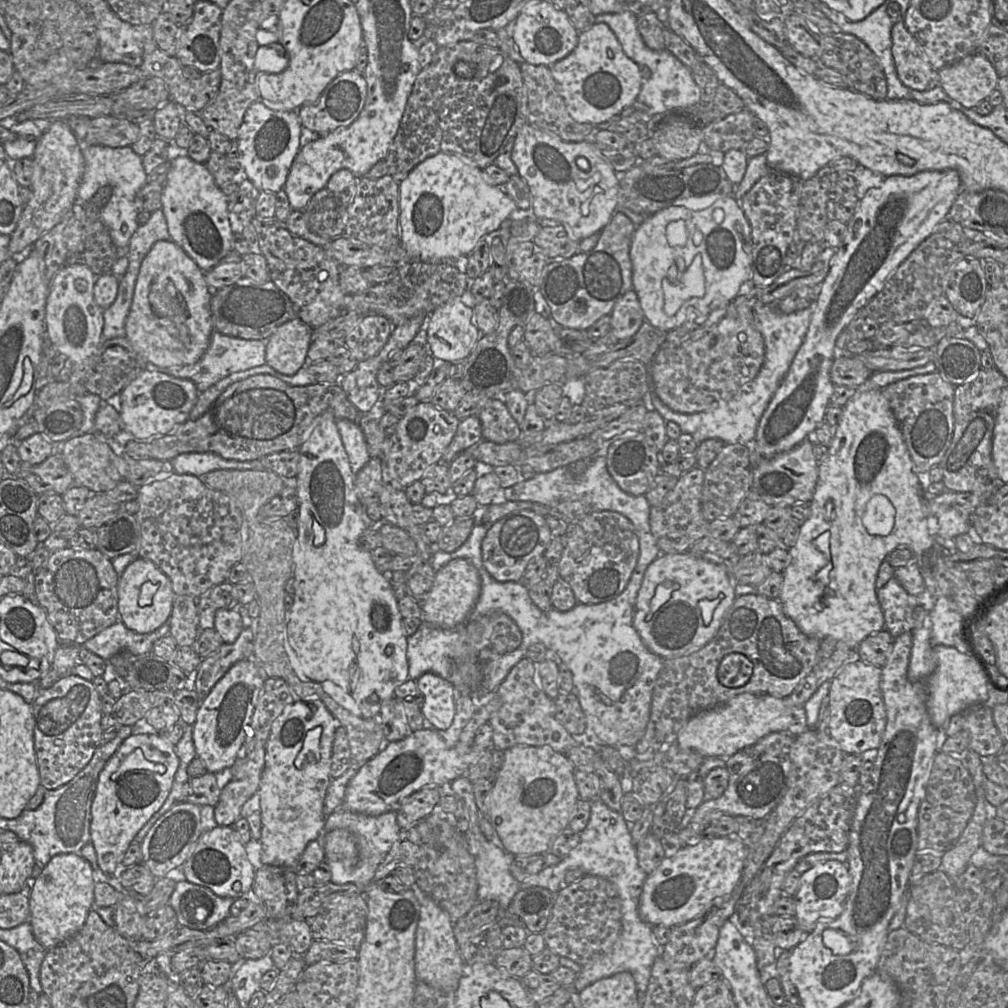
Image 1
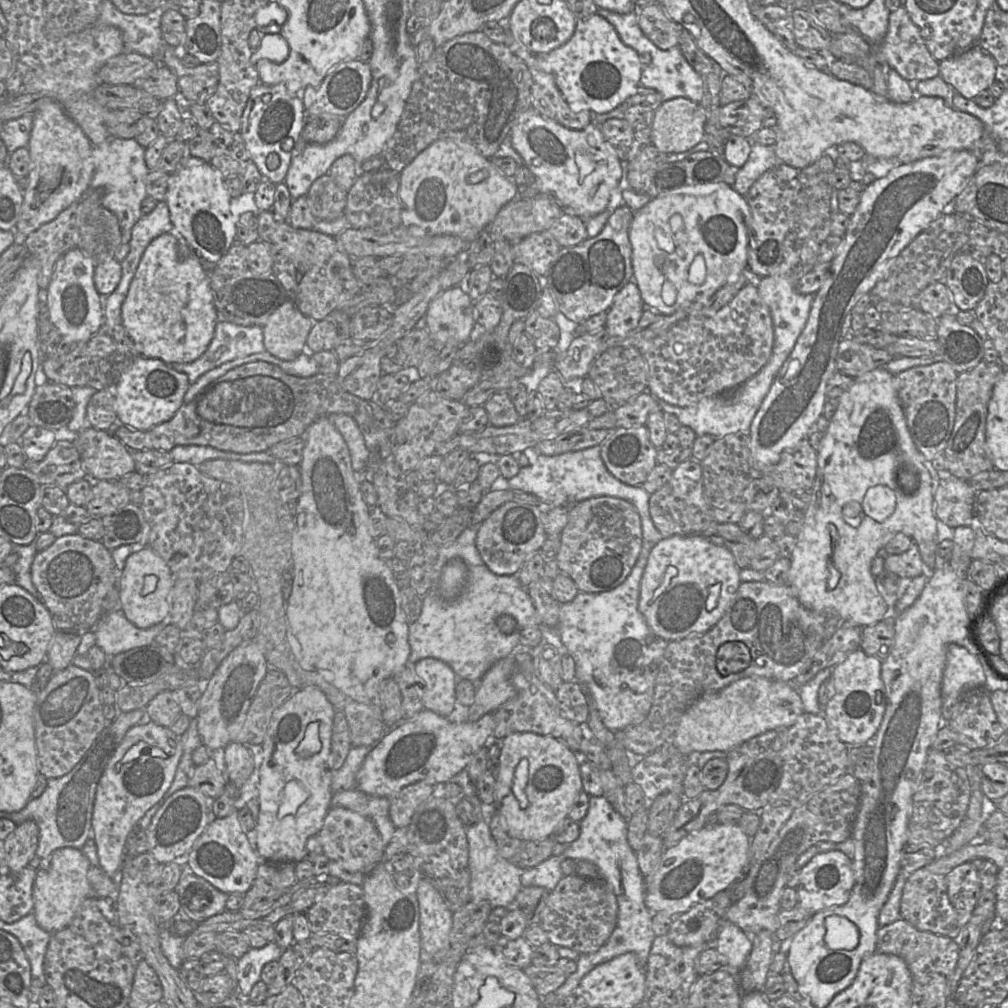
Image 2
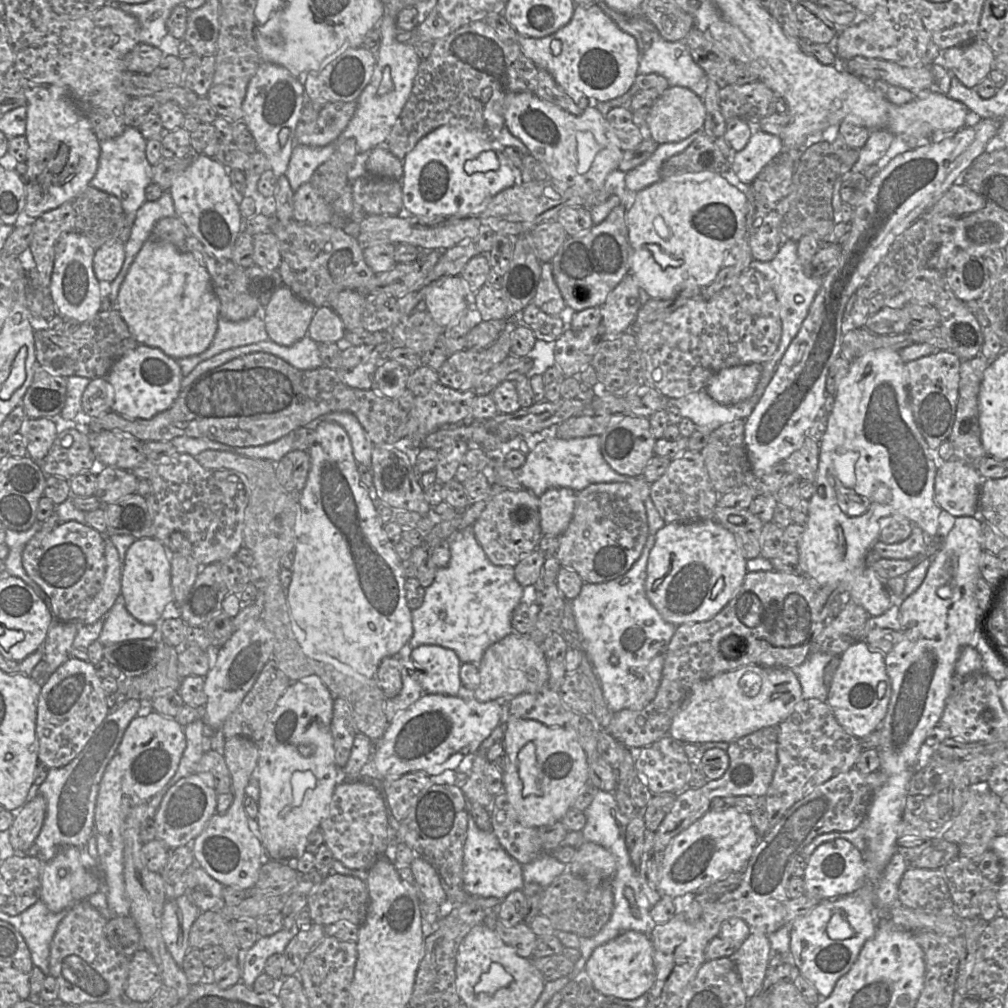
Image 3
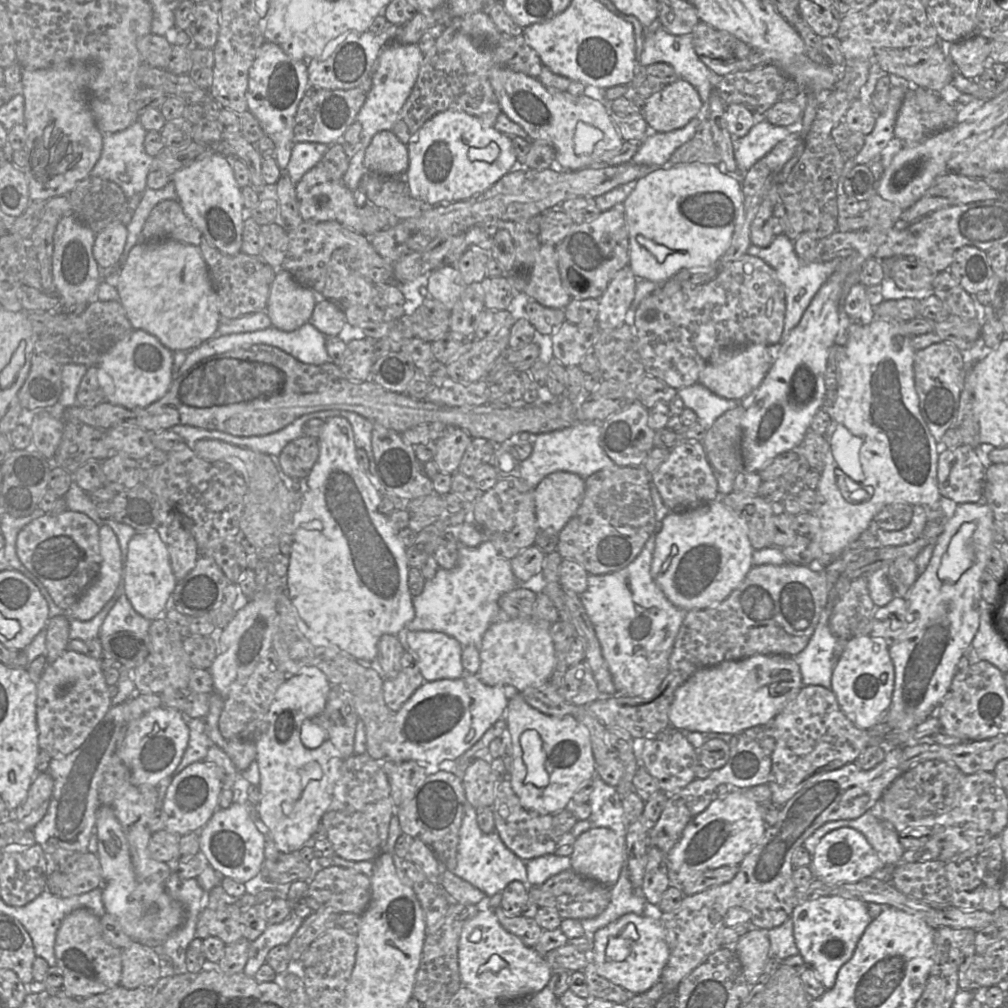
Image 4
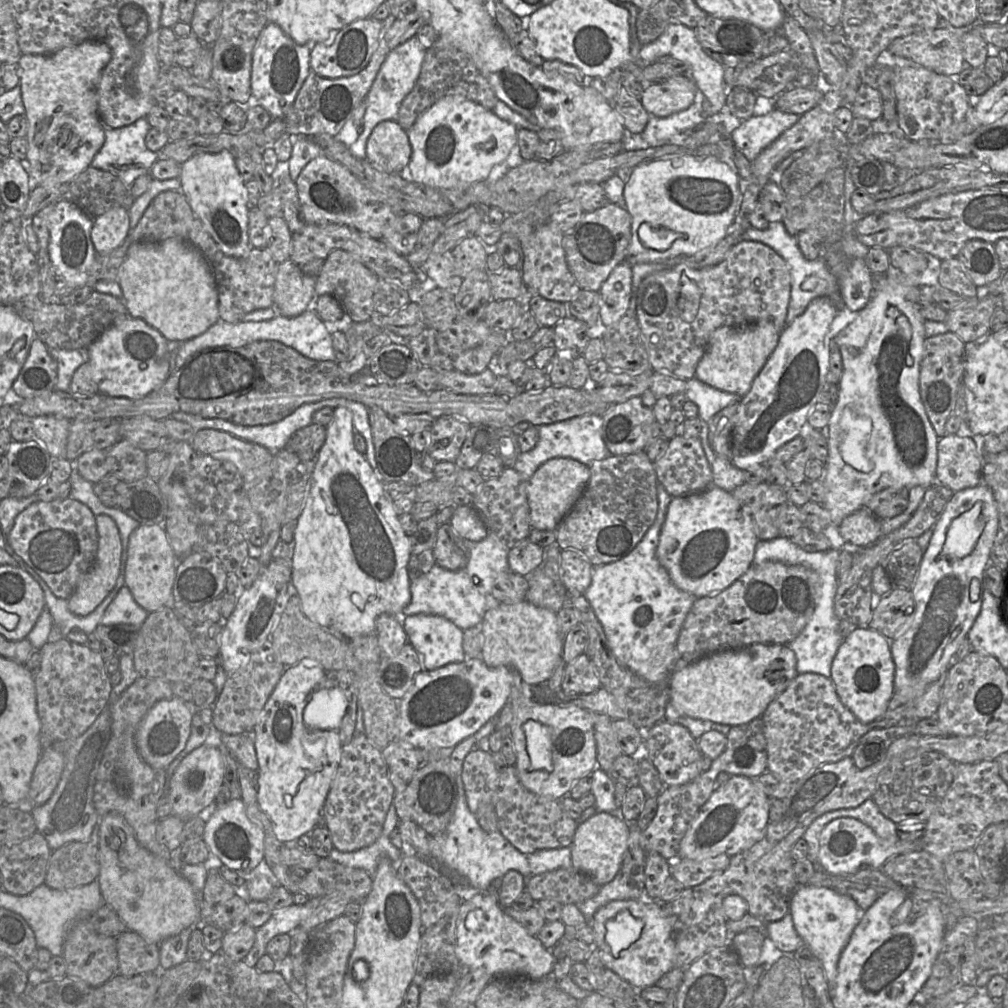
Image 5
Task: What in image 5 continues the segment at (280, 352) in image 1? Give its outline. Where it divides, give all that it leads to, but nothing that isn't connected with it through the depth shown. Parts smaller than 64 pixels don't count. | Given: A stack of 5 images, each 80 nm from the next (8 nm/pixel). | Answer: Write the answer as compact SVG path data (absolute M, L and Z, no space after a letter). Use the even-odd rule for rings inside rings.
M290 259L278 264L273 293L277 314L299 316L312 307L316 296L315 278L303 273Z

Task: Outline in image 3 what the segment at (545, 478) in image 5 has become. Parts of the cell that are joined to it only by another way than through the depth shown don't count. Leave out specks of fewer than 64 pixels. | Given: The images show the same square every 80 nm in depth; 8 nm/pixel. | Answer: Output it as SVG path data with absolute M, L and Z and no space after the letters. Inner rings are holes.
M550 488L539 497L543 535L560 537L574 515L578 493L570 488Z

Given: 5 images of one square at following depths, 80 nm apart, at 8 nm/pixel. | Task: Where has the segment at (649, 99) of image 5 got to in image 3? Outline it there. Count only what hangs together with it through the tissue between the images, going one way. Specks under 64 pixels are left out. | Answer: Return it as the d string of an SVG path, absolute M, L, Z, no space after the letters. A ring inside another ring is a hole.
M669 86L650 109L648 136L657 144L680 142L702 131L705 116L704 102L696 93Z

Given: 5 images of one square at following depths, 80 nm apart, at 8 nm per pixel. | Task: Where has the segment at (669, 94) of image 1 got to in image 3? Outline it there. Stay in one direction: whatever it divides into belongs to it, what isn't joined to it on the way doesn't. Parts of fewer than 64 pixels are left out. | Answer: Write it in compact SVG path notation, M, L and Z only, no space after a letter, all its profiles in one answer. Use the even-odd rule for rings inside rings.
M604 1L598 6L616 23L624 32L633 36L641 49L640 65L638 74L656 73L666 78L669 86L680 86L692 90L702 101L707 91L709 76L693 60L683 40L669 42L662 38L656 27L644 16L633 16L619 13L610 8Z

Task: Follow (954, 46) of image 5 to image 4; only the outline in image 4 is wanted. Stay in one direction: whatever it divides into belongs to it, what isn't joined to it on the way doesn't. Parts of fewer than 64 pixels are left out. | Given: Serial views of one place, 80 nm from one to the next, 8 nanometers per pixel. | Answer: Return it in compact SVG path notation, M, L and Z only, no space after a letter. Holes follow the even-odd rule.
M942 43L924 49L882 49L875 55L875 63L889 77L904 80L908 88L921 87L940 92L953 78L952 60L945 56Z

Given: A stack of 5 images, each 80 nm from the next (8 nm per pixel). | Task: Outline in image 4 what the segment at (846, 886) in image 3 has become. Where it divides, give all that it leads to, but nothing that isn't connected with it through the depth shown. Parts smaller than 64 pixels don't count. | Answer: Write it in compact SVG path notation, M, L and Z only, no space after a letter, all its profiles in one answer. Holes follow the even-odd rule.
M851 827L838 828L823 836L812 856L810 868L814 878L828 885L858 882L876 874L888 876L888 868L866 837Z

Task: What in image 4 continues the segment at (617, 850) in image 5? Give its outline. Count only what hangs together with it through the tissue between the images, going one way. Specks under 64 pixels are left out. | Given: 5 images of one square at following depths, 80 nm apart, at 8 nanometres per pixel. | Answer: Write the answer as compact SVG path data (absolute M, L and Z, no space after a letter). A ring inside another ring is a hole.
M591 827L575 839L571 869L611 888L625 861L626 838L606 827Z

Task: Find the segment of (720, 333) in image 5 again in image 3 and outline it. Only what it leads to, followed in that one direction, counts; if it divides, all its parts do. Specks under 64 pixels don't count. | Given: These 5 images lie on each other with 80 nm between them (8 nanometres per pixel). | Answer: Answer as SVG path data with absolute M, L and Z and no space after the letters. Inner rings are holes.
M758 363L721 369L709 380L706 391L719 403L740 403L753 395L762 369Z

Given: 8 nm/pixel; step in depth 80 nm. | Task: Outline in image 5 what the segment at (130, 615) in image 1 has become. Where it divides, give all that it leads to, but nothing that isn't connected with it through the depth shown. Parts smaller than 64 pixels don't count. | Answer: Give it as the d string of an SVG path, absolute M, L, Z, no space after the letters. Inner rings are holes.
M162 524L139 525L129 536L124 585L147 613L155 612L172 598L178 559Z

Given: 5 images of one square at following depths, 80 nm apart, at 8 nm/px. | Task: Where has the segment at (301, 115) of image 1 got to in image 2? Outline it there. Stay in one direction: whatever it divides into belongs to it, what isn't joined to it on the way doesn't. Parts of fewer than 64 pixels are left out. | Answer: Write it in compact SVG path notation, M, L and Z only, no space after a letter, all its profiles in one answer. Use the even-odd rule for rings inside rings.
M359 59L341 62L335 65L316 86L307 86L301 93L306 117L333 115L346 118L365 99L371 84L371 70L369 63Z

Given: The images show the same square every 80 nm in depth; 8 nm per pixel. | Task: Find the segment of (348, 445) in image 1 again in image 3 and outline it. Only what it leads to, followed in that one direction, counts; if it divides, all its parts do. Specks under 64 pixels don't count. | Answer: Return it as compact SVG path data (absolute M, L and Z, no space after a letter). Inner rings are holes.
M332 412L319 417L307 427L315 429L321 422L335 422L344 428L350 438L352 452L357 466L365 466L372 475L373 444L357 417L348 412Z

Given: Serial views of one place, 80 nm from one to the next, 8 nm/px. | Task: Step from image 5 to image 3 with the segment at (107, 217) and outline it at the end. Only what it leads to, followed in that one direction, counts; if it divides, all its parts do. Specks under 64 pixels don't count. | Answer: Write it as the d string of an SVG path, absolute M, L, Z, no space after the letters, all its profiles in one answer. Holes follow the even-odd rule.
M110 240L94 254L93 268L97 280L112 282L118 276L125 259L125 243Z

